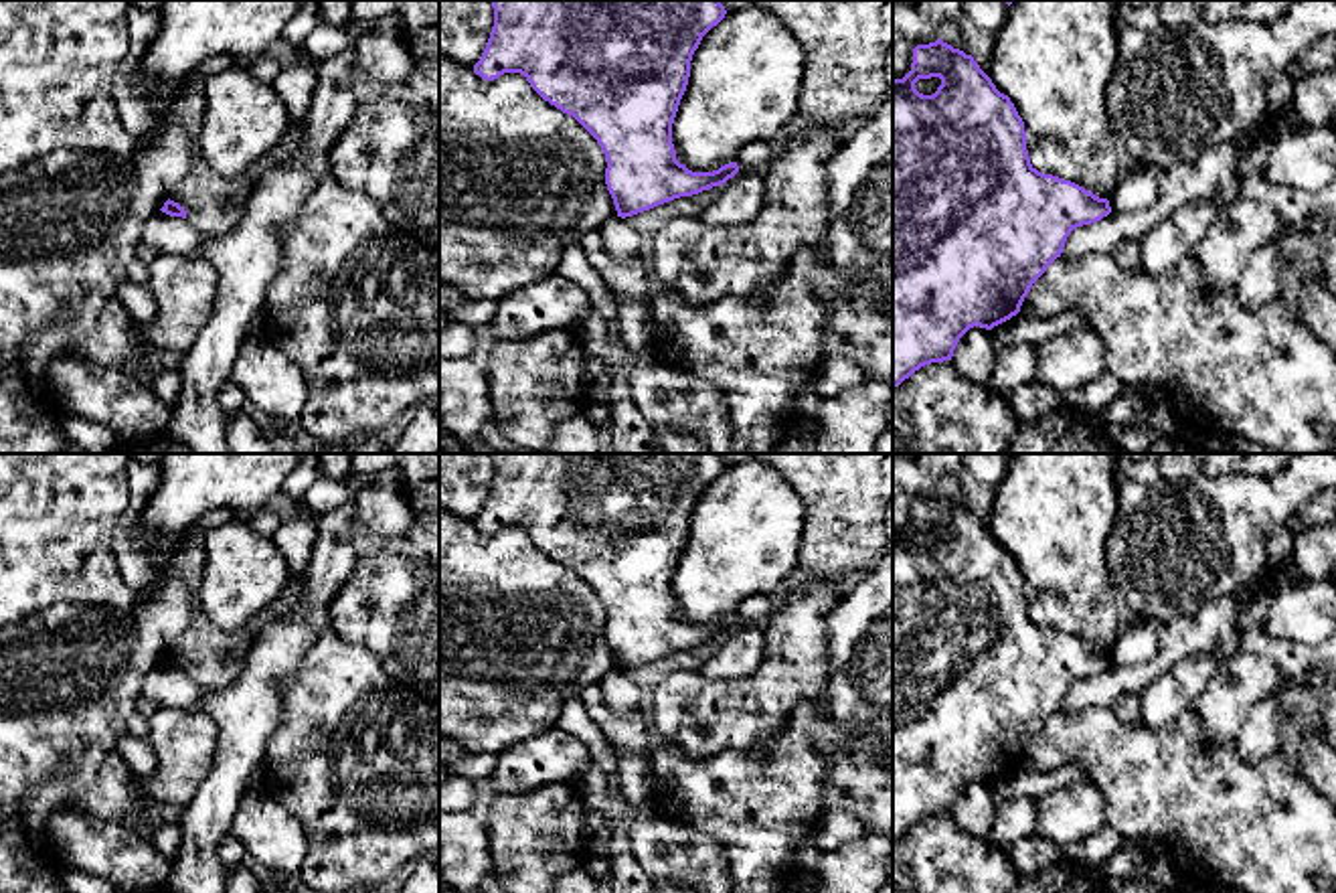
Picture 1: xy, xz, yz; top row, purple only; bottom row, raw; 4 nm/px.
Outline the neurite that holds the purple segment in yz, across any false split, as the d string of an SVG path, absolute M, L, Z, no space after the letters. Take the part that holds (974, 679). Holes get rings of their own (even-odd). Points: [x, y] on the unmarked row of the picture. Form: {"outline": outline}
{"outline": "M937 492L913 502L911 524L893 533L893 840L899 840L915 824L931 816L951 814L959 792L974 780L992 784L1020 765L1032 737L1061 711L1069 686L1077 680L1101 674L1111 666L1109 654L1099 652L1083 640L1053 628L1038 626L1028 612L1024 575L1008 549L1000 547L992 533L980 522L972 508ZM939 531L933 549L915 543L919 533Z"}

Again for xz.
{"outline": "M492 454L492 462L494 480L474 526L486 535L520 526L545 555L573 569L605 607L605 638L617 670L721 640L739 626L737 616L713 626L692 626L676 614L672 597L672 577L688 539L692 508L727 468L721 454Z"}

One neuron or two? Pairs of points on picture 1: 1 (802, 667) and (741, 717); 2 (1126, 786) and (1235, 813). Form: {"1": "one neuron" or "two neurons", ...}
{"1": "one neuron", "2": "one neuron"}

